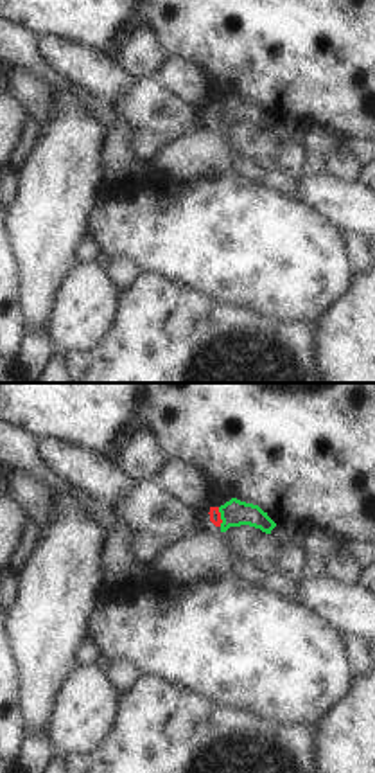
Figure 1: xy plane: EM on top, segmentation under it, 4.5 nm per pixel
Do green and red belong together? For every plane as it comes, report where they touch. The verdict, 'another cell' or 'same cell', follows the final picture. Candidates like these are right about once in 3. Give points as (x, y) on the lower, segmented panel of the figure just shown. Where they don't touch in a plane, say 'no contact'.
meets green at (221, 516)

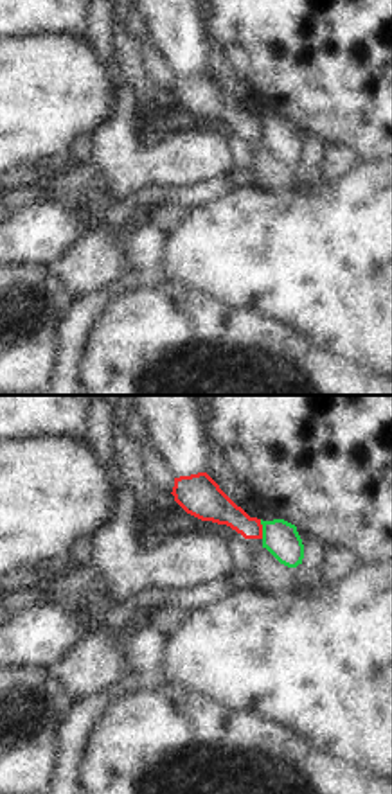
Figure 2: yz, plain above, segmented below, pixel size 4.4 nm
meets green at (263, 529)

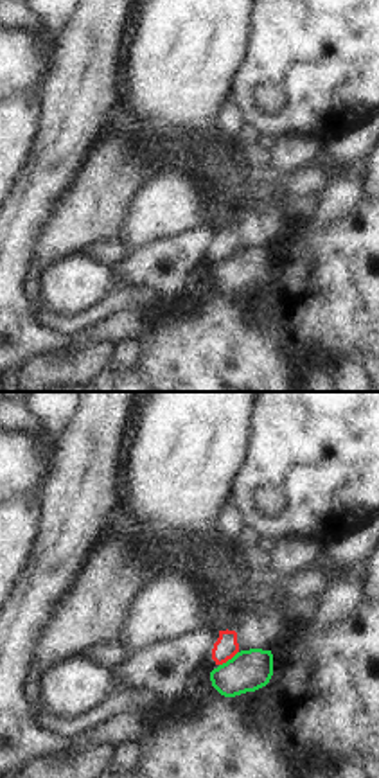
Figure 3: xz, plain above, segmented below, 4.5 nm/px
meets green at (229, 660)

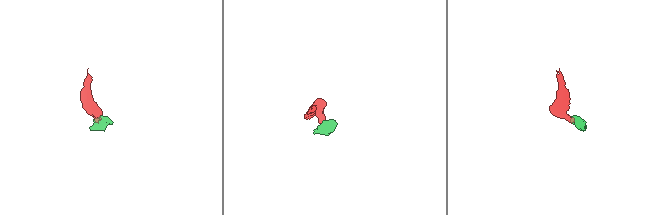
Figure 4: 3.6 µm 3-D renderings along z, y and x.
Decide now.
another cell

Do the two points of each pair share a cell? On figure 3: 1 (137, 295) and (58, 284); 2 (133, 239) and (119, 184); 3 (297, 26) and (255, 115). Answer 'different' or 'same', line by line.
1: different
2: different
3: same

